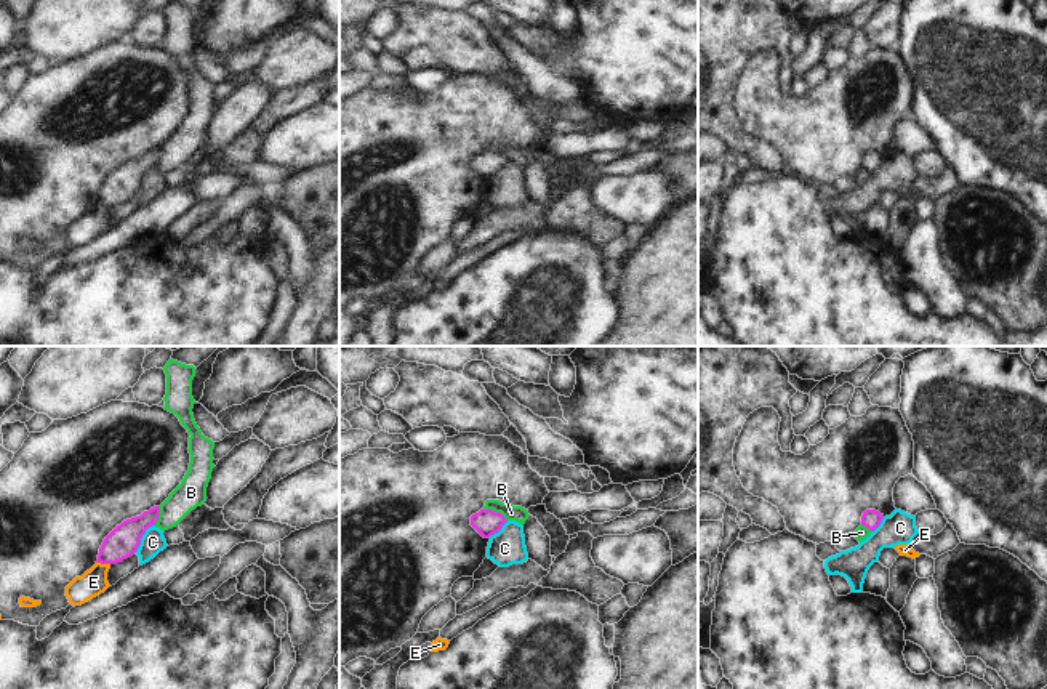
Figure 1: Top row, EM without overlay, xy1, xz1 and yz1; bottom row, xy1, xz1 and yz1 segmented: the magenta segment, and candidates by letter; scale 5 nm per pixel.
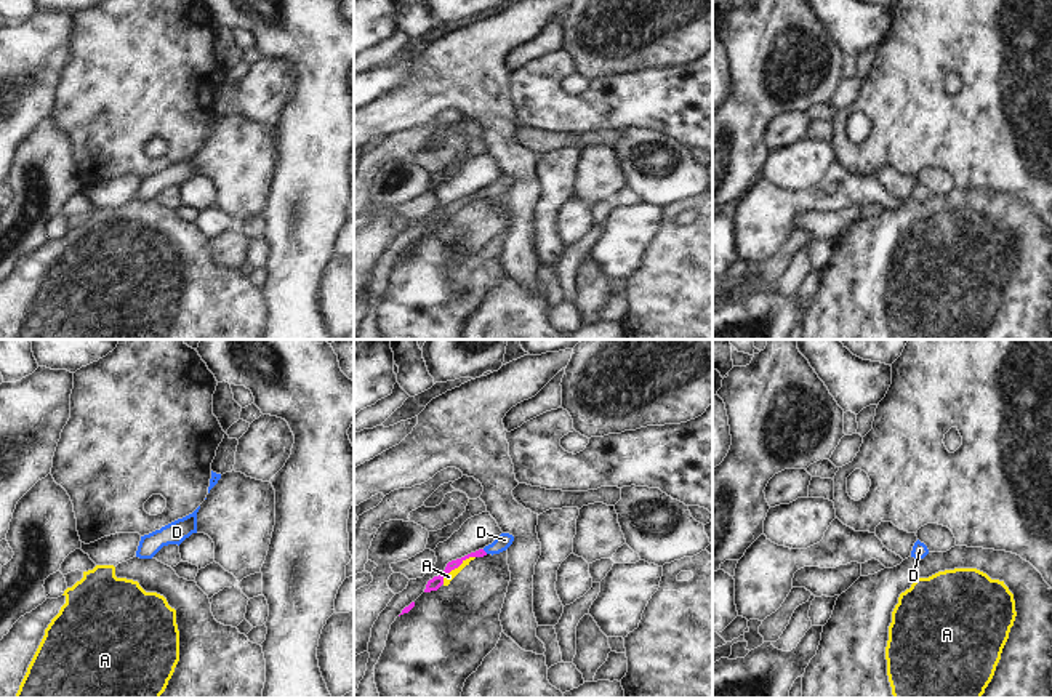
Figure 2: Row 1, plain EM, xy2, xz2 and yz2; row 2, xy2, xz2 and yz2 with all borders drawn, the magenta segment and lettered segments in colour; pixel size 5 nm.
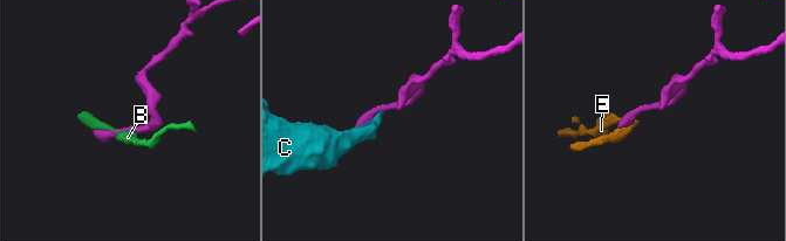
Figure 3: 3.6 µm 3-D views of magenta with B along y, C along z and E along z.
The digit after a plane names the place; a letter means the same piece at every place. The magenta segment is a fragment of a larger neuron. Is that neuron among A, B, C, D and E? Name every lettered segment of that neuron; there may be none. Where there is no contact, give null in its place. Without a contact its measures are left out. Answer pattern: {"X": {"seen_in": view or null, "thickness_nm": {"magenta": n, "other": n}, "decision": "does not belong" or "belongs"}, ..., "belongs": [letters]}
{"A": {"seen_in": "xz2", "thickness_nm": {"magenta": 60, "other": 50}, "decision": "does not belong"}, "B": {"seen_in": "xz1", "thickness_nm": {"magenta": 140, "other": 80}, "decision": "does not belong"}, "C": {"seen_in": "xy1", "thickness_nm": {"magenta": 160, "other": 120}, "decision": "does not belong"}, "D": {"seen_in": "xz2", "thickness_nm": {"magenta": 50, "other": 80}, "decision": "belongs"}, "E": {"seen_in": "xy1", "thickness_nm": {"magenta": 160, "other": 140}, "decision": "does not belong"}, "belongs": ["D"]}

